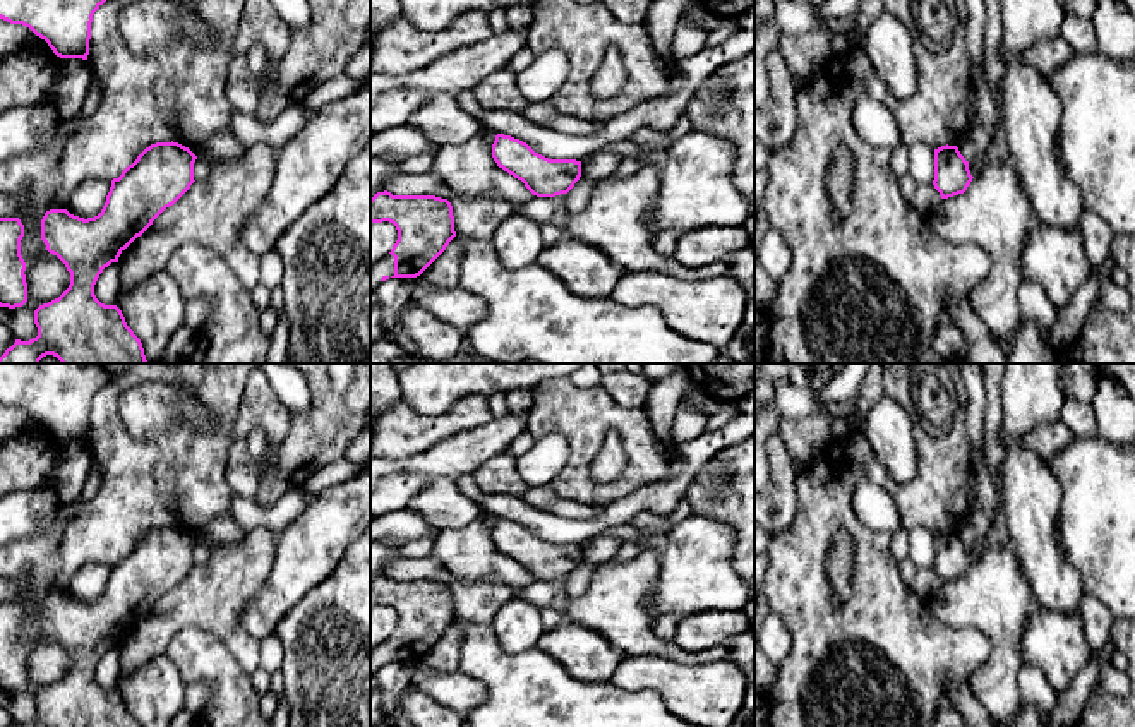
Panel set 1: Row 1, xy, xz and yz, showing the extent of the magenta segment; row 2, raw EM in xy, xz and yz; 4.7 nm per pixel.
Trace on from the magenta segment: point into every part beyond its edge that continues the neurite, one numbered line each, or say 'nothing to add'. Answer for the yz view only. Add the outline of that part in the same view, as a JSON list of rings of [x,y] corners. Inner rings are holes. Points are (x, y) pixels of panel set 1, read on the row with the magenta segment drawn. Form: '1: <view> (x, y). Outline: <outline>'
nothing to add

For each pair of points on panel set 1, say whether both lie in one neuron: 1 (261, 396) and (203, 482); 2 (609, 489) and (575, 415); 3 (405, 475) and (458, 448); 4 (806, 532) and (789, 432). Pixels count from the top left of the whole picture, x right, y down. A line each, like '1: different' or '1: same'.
1: different
2: same
3: same
4: different

